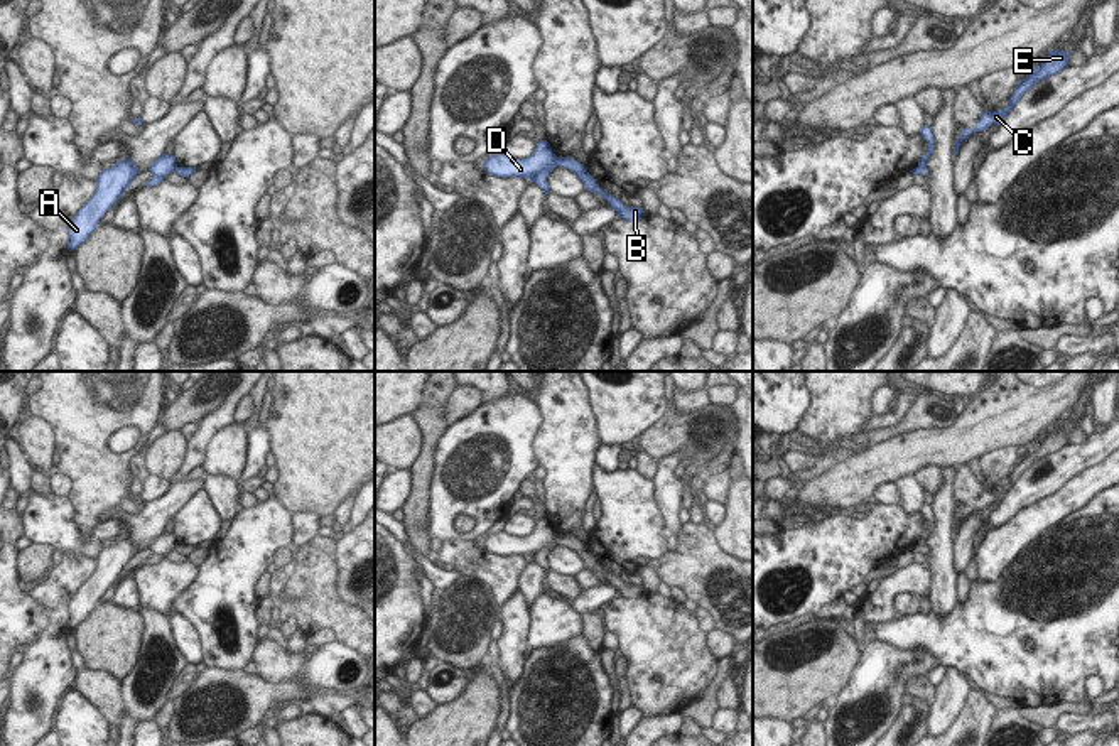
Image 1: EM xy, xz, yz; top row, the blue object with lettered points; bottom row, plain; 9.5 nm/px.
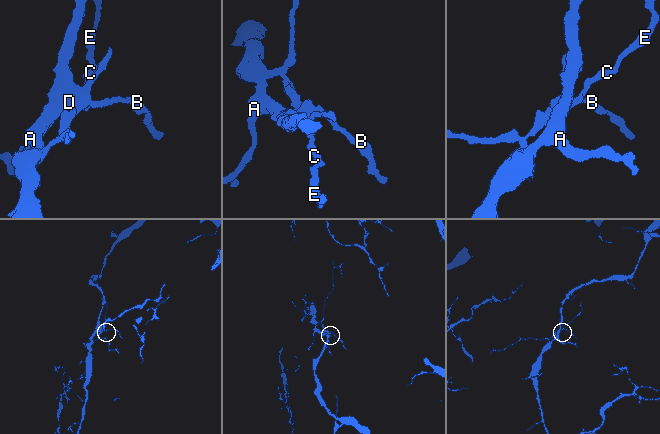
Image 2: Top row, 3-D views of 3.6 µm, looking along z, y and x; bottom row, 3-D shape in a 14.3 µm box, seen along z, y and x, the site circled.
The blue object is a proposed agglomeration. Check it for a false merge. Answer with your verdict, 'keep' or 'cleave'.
cleave

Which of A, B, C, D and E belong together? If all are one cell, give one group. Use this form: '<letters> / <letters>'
A D / B C E

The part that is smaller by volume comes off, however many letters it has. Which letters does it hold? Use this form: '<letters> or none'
B, C, E

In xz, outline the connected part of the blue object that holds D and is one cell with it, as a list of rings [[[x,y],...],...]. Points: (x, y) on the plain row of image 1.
[[[547,518],[537,522],[533,532],[527,537],[515,537],[506,532],[498,532],[484,538],[484,549],[496,555],[523,555],[549,549],[555,543],[555,532]]]

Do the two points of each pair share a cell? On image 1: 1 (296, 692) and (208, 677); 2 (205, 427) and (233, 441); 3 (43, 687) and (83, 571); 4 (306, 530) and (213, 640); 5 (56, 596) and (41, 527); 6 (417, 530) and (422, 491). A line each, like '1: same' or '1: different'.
1: same
2: different
3: same
4: different
5: different
6: same

